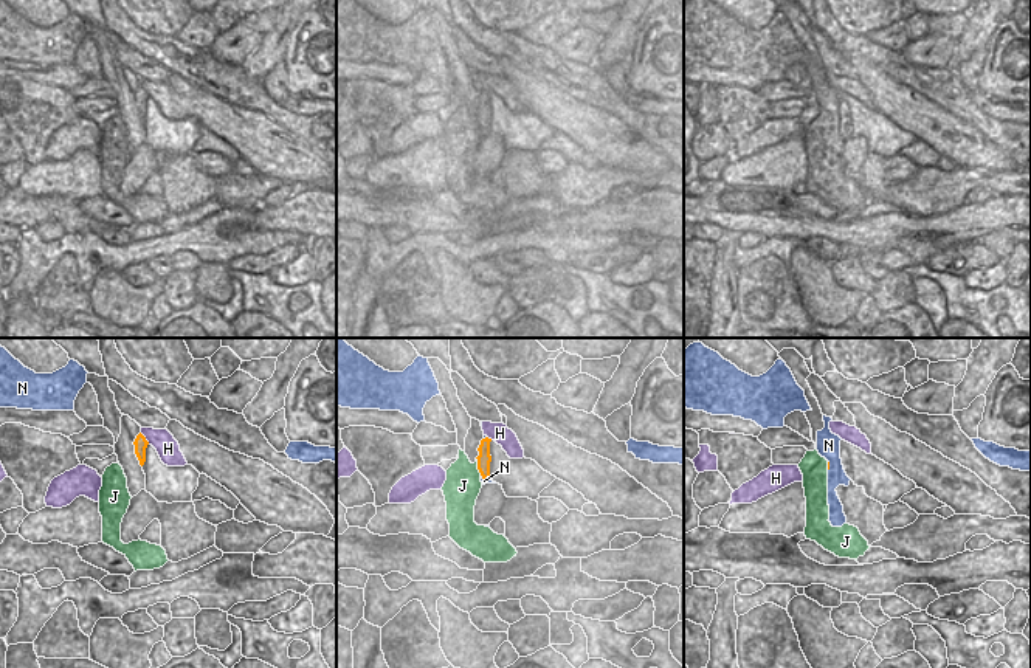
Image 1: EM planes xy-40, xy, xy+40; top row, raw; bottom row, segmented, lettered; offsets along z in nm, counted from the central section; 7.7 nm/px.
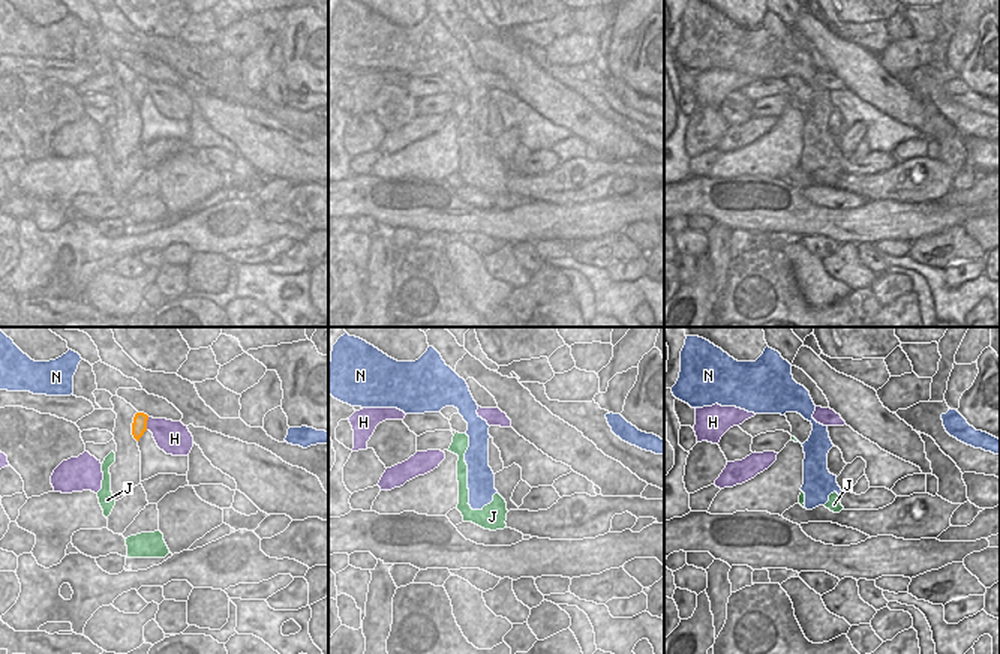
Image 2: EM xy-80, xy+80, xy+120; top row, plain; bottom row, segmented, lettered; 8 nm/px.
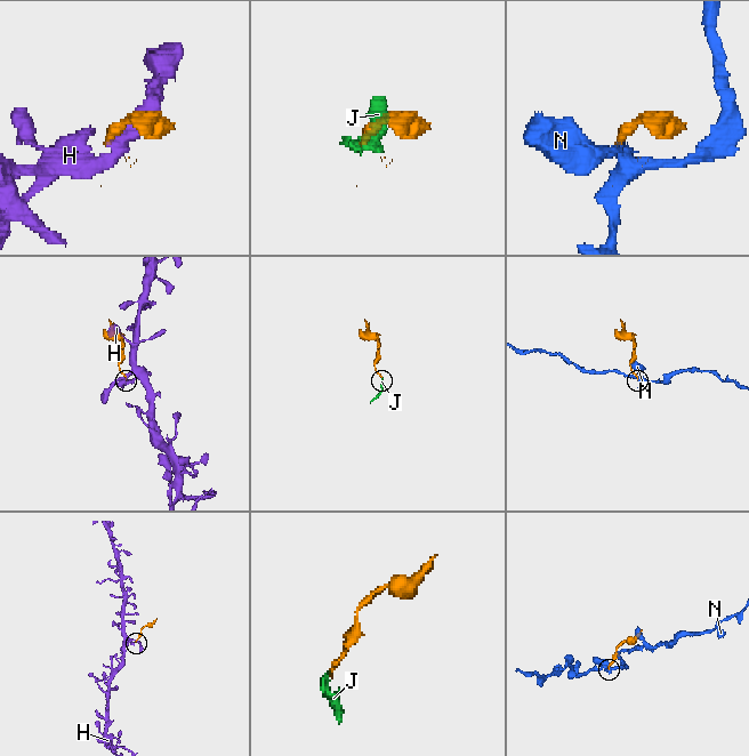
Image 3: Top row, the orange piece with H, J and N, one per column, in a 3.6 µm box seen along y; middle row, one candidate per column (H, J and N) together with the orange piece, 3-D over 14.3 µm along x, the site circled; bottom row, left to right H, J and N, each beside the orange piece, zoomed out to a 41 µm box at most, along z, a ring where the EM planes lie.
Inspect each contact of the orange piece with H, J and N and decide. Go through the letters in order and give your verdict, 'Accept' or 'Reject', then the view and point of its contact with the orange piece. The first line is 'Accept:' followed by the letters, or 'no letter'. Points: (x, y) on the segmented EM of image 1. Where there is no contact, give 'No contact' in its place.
Accept: no letter
H: Reject. Touches orange at xy-40 (144, 439)
J: Reject. Touches orange at xy (478, 467)
N: Reject. Touches orange at xy (486, 478).

